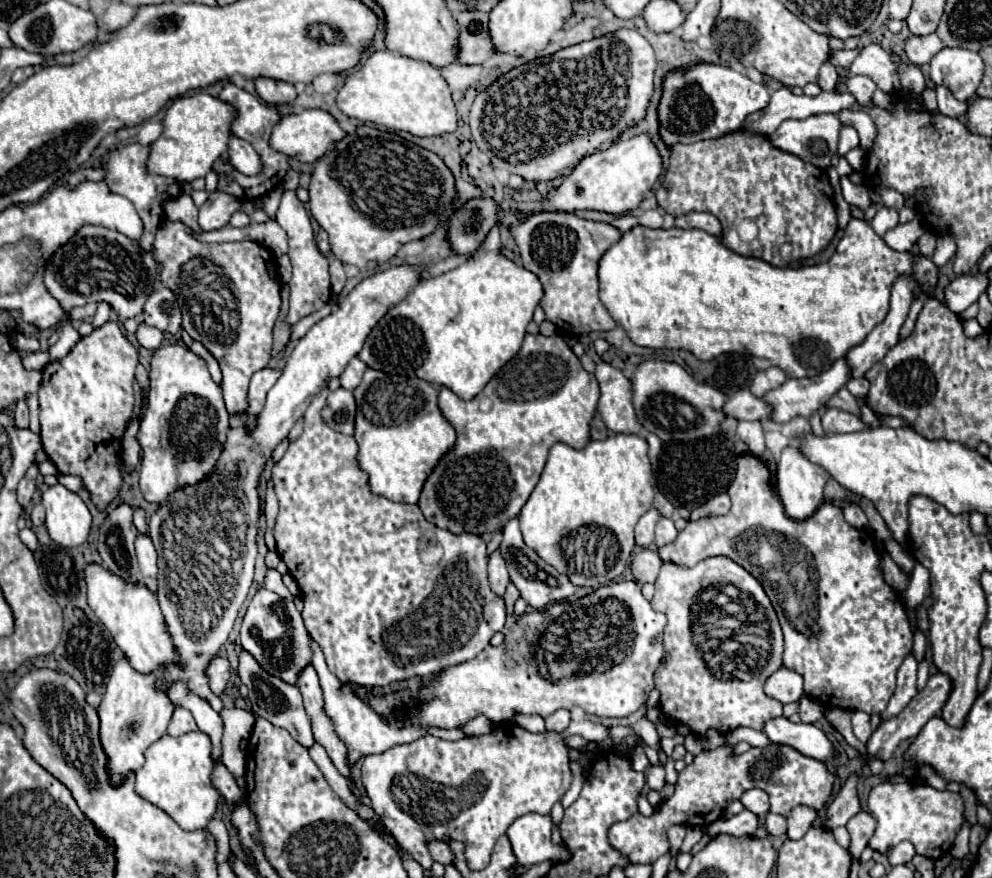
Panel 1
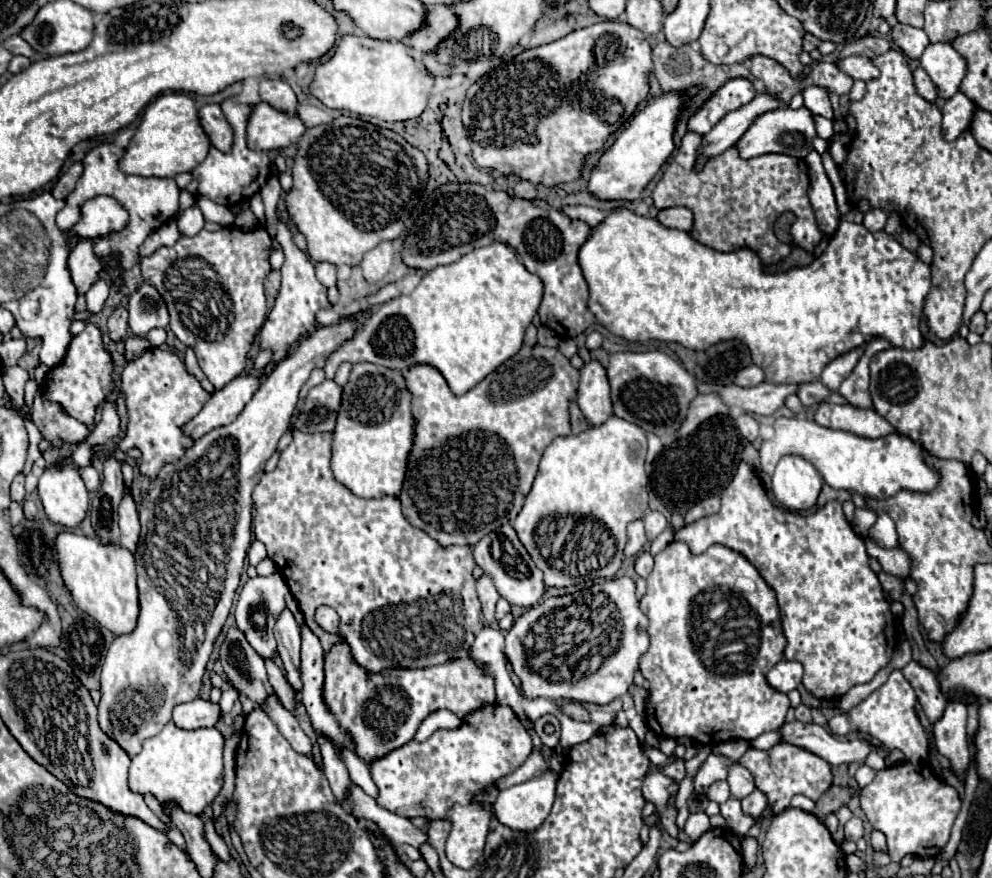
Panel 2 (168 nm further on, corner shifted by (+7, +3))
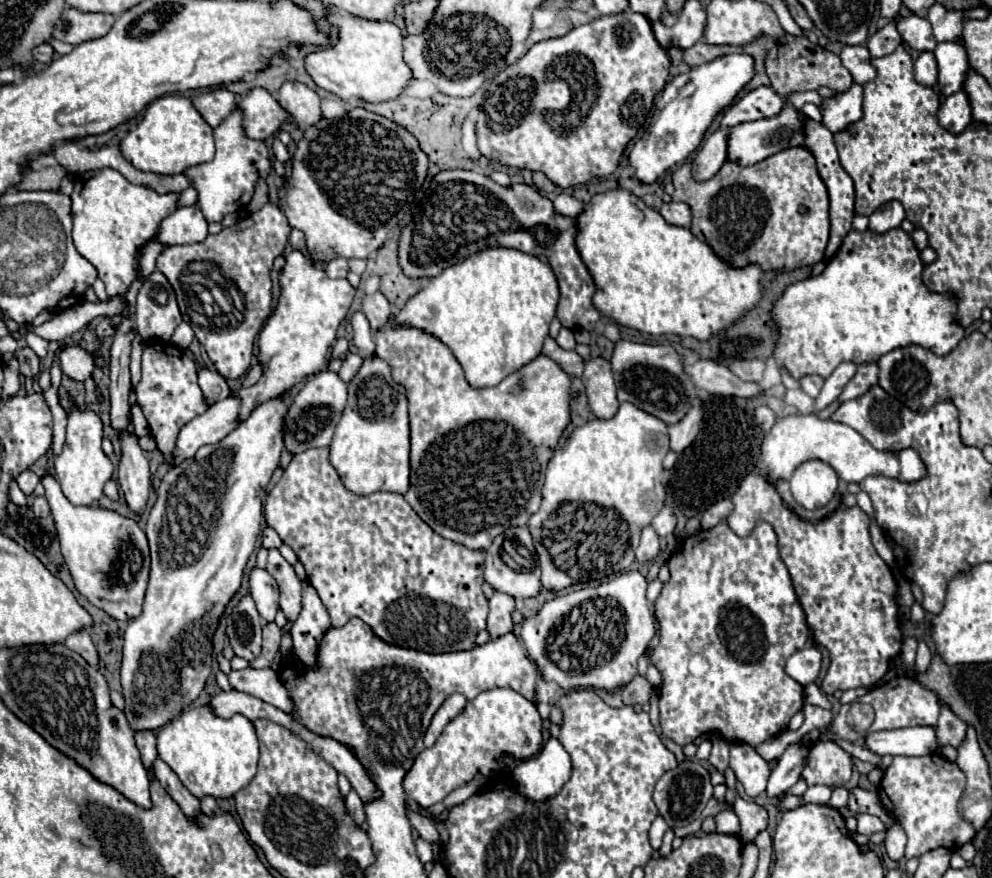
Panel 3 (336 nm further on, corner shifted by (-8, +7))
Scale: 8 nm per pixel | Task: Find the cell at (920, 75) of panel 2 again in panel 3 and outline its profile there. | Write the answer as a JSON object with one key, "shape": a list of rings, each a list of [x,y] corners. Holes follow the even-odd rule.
{"shape":[[[932,52],[920,54],[920,58],[914,64],[914,76],[916,76],[916,82],[928,88],[938,82],[938,66],[936,66],[936,58]]]}

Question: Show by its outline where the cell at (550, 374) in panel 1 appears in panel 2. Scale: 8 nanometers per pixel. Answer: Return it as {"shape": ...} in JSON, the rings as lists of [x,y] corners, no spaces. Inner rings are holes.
{"shape":[[[523,346],[463,396],[455,396],[443,374],[429,364],[411,366],[403,376],[413,396],[411,410],[415,420],[407,474],[399,494],[403,516],[441,546],[475,546],[485,534],[515,520],[531,490],[543,450],[553,438],[571,434],[569,398],[575,400],[579,370],[557,348]]]}

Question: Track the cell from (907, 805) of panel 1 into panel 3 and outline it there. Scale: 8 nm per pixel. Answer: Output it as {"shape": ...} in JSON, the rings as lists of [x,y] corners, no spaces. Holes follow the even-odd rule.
{"shape":[[[934,752],[920,758],[894,756],[892,764],[884,770],[884,778],[878,786],[878,796],[908,836],[908,860],[914,856],[922,856],[934,848],[958,850],[962,844],[974,838],[976,830],[972,822],[968,822],[958,812],[958,802],[962,798],[964,786],[964,772],[954,762],[948,762],[942,754]]]}

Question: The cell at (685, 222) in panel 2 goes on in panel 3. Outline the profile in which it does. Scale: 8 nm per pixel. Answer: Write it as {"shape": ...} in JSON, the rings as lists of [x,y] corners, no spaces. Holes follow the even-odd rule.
{"shape":[[[670,202],[670,204],[664,204],[664,206],[660,208],[660,214],[664,216],[664,220],[666,220],[668,224],[690,228],[692,210],[690,210],[690,206],[684,204],[684,202]]]}

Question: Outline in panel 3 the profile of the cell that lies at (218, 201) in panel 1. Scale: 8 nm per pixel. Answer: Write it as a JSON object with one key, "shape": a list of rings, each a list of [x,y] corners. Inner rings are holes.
{"shape":[[[184,206],[176,210],[176,214],[170,214],[160,224],[158,240],[172,246],[172,244],[192,244],[202,242],[208,236],[208,222],[204,214],[200,214],[200,208]]]}

